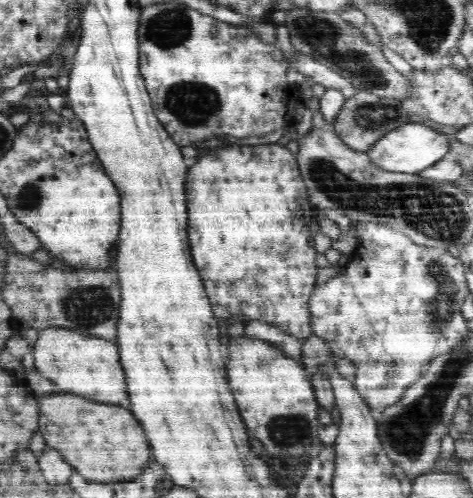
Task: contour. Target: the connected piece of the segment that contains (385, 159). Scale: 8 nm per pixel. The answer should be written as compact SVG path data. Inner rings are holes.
M406 123L394 130L387 131L380 139L376 139L372 148L368 149L369 159L382 170L391 173L406 172L416 174L432 166L434 162L449 155L450 139L445 133L437 132L426 124Z

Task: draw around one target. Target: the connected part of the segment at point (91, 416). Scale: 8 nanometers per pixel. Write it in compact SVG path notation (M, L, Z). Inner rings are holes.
M56 393L39 402L39 431L49 448L60 450L62 458L90 482L120 482L142 472L150 460L150 446L144 430L130 410L96 404L76 394Z

